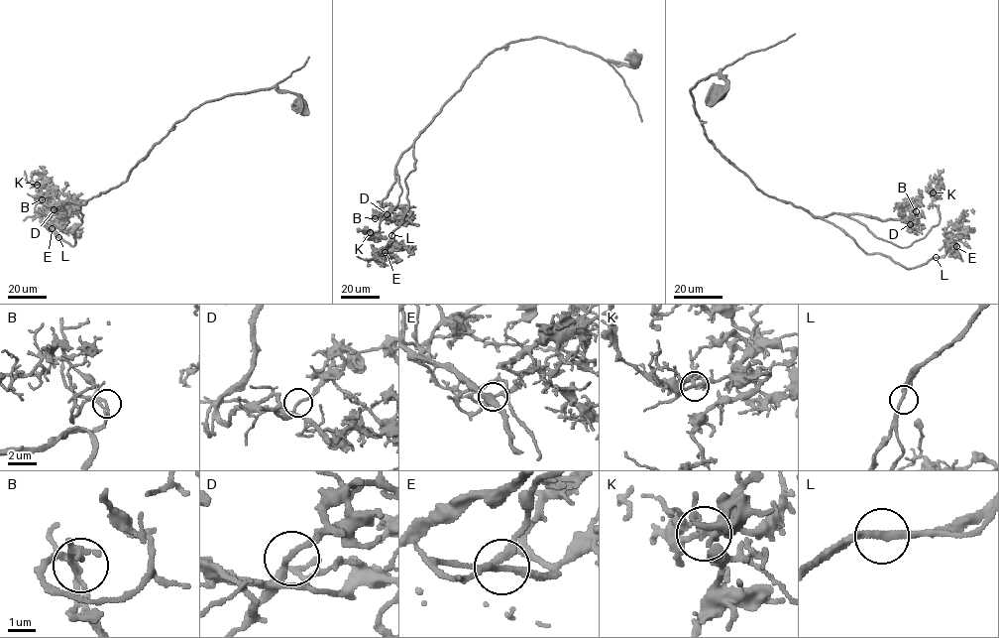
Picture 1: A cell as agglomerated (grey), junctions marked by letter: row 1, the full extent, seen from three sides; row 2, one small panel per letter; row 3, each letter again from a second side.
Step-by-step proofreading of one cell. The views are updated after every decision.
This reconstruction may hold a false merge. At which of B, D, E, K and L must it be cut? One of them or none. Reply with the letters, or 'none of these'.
none of these

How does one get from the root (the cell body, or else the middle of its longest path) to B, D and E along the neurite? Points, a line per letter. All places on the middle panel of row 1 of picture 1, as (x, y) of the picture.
B: (458, 90), (401, 154), (394, 170), (395, 183), (382, 200), (375, 218)
D: (458, 90), (401, 154), (394, 170), (395, 183), (382, 200), (376, 215), (387, 214)
E: (458, 90), (414, 142), (415, 169), (404, 180), (408, 208), (388, 243), (388, 252), (386, 252)

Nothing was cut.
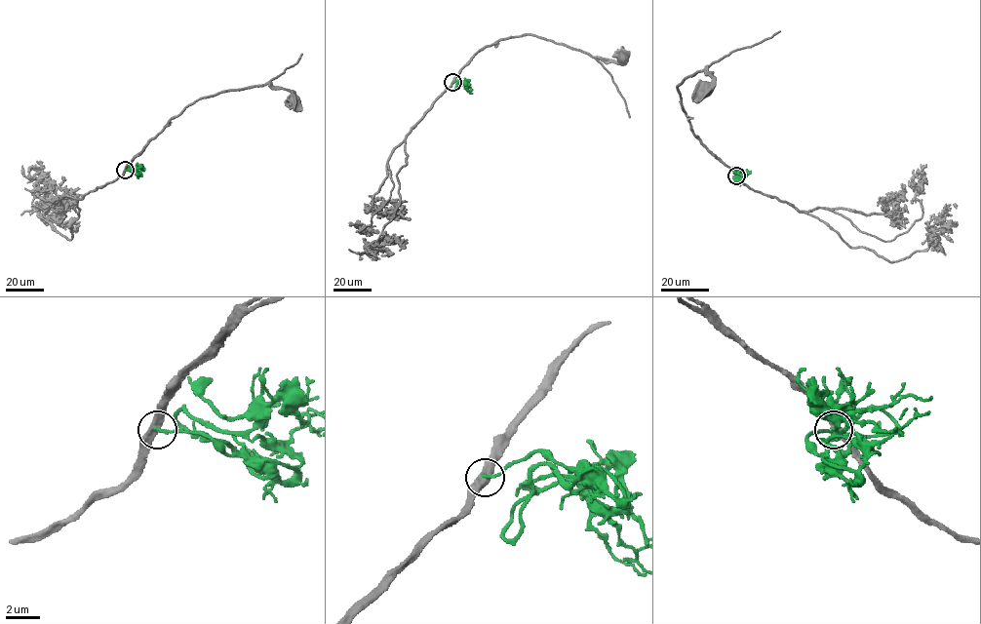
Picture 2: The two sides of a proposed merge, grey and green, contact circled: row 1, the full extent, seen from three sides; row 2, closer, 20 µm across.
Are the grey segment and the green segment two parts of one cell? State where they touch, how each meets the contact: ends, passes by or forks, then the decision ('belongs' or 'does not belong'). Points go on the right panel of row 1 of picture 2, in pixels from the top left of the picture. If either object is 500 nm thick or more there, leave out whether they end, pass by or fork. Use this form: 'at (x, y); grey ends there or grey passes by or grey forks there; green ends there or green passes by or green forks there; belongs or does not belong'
at (736, 175); grey passes by; green ends there; does not belong

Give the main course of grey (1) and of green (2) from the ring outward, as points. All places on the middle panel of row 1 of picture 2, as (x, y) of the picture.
1: (452, 82), (406, 137), (407, 164), (396, 175), (400, 203), (368, 249), (367, 242), (378, 249), (360, 258)
2: (452, 82), (464, 83), (471, 90)

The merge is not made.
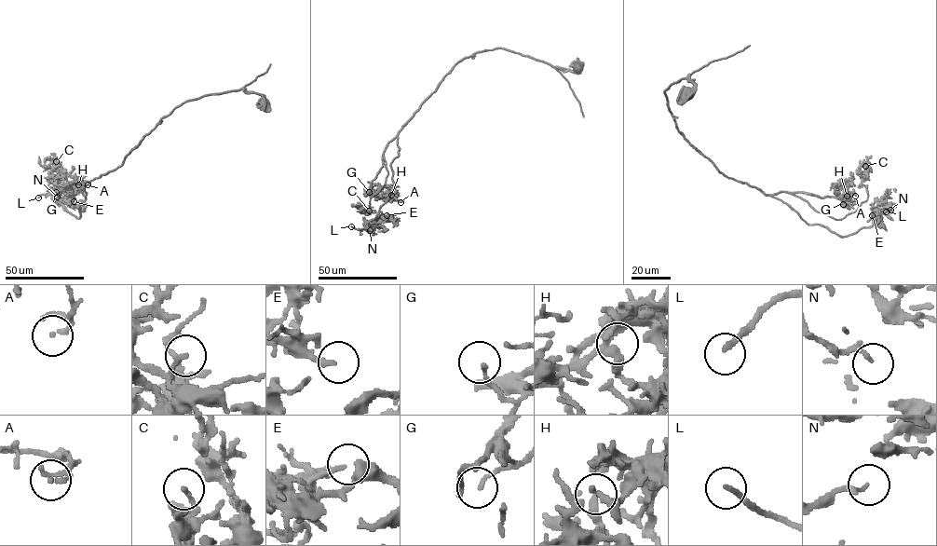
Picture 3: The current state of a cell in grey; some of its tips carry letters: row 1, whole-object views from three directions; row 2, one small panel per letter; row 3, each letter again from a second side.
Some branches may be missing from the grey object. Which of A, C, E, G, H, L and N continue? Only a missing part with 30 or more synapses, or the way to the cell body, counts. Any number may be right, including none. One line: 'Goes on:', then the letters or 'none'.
Goes on: E, L, N

